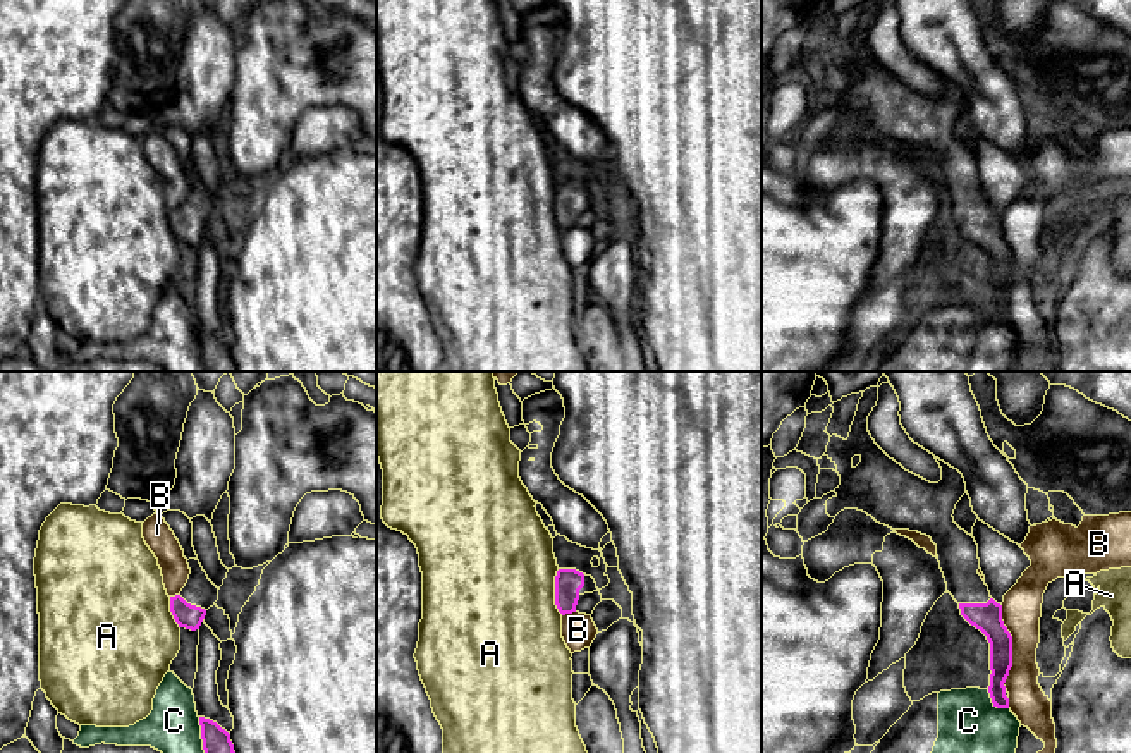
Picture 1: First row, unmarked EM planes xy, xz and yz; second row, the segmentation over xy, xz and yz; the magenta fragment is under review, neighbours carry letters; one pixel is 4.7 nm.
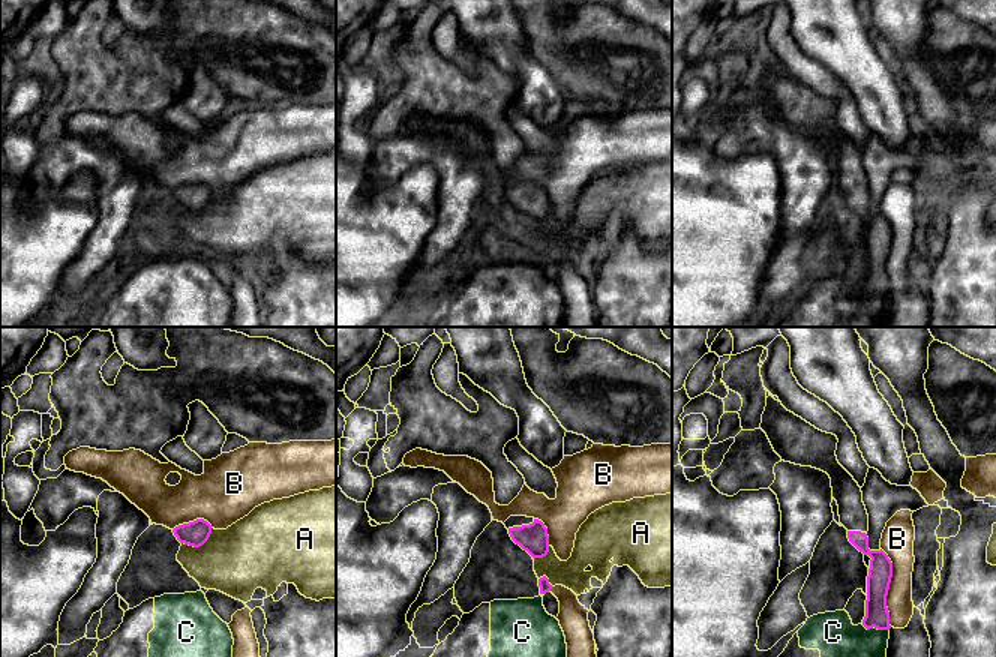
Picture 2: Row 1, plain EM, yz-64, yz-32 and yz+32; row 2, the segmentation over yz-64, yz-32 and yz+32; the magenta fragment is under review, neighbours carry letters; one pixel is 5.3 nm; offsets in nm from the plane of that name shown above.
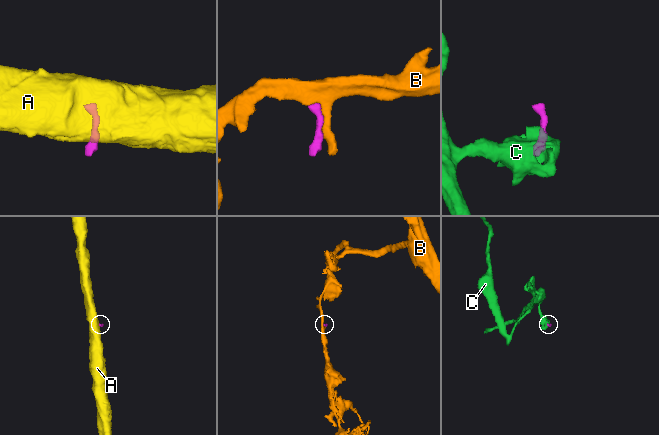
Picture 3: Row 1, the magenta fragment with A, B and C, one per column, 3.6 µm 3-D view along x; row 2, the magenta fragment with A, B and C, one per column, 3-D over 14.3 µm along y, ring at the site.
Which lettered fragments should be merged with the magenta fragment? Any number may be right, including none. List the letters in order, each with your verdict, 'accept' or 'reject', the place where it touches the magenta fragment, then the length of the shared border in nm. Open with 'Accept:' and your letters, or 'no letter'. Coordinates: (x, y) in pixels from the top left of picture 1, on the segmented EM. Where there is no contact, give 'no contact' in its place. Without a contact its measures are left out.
Accept: no letter
A: reject; meets magenta in xz at (556, 592); contact 220 nm long
B: reject; meets magenta in yz at (1011, 647); contact 400 nm long
C: reject; meets magenta in yz at (994, 704); contact 140 nm long

